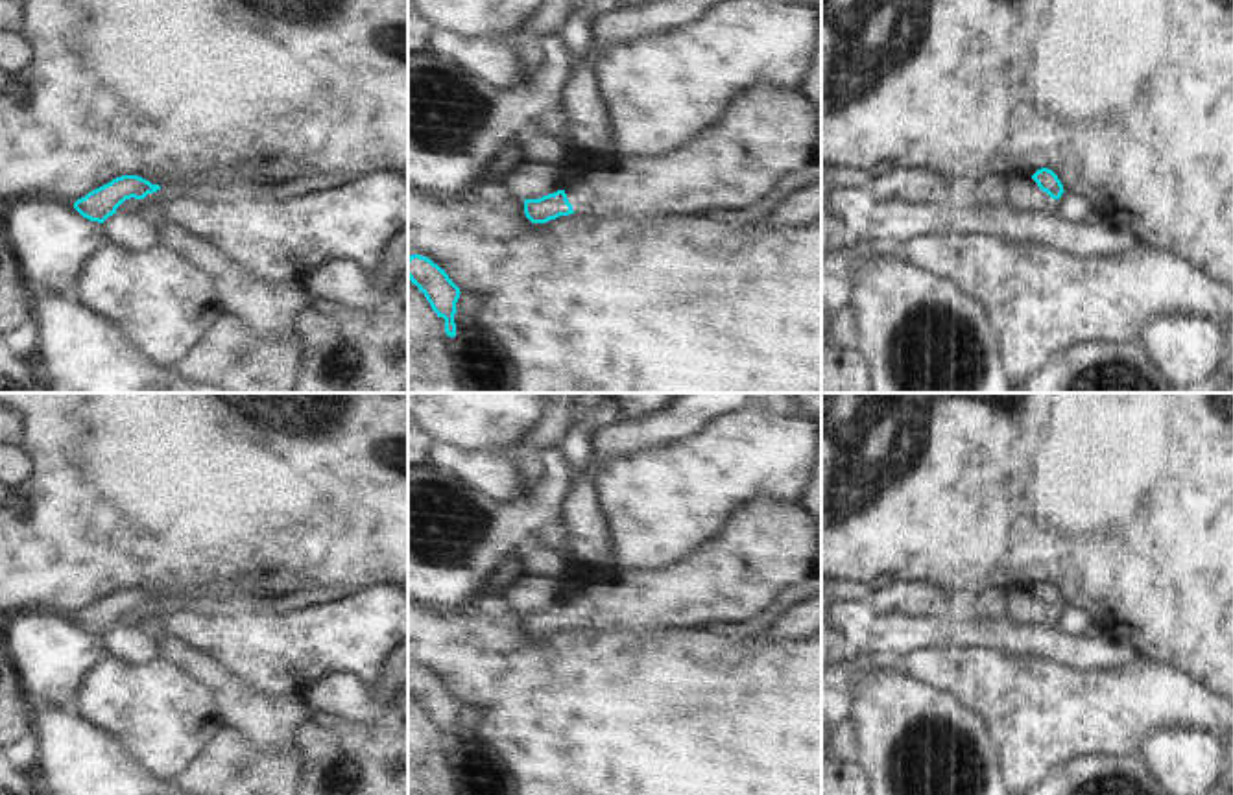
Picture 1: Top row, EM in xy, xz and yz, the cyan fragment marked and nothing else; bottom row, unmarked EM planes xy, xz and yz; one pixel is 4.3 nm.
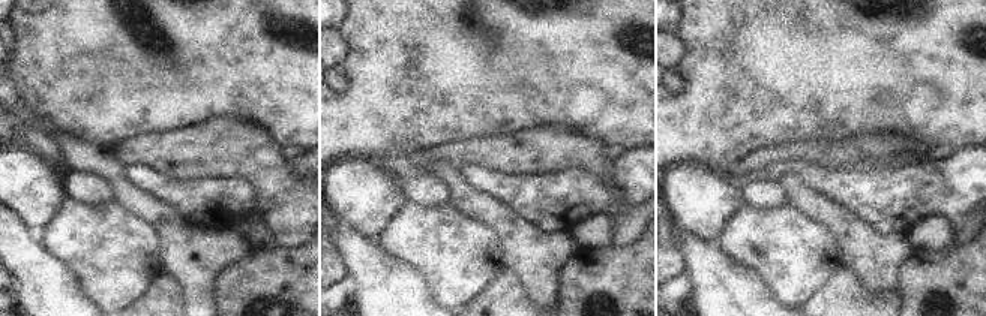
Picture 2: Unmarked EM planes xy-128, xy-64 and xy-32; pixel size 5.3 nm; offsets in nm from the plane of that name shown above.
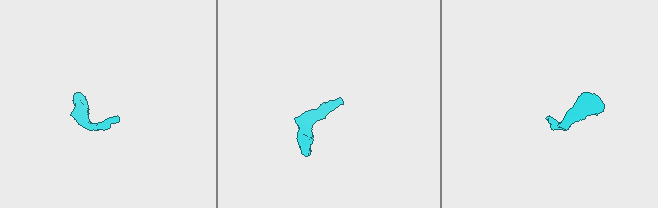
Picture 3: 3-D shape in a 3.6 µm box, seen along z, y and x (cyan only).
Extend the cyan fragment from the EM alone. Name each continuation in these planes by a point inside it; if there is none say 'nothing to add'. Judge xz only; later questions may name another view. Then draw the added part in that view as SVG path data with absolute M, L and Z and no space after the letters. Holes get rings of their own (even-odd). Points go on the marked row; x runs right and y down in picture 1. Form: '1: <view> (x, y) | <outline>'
1: xz (766, 131) | M746 89L701 135L668 155L639 155L593 166L565 194L578 218L685 218L711 208L740 210L766 196L788 172L821 162L820 111L803 92Z

